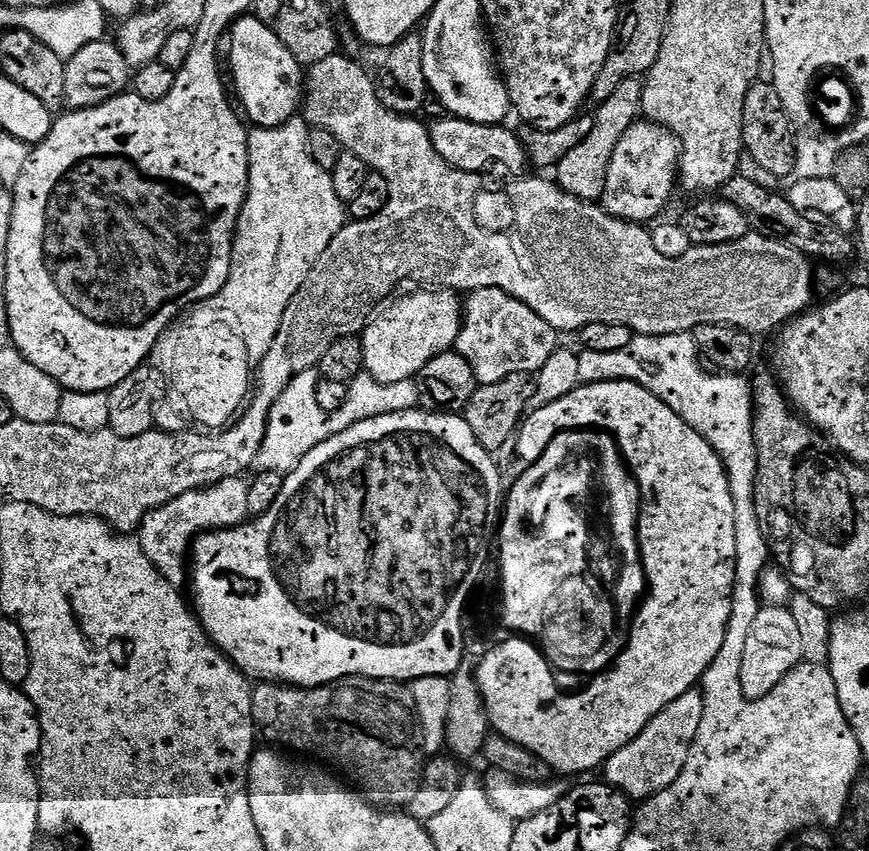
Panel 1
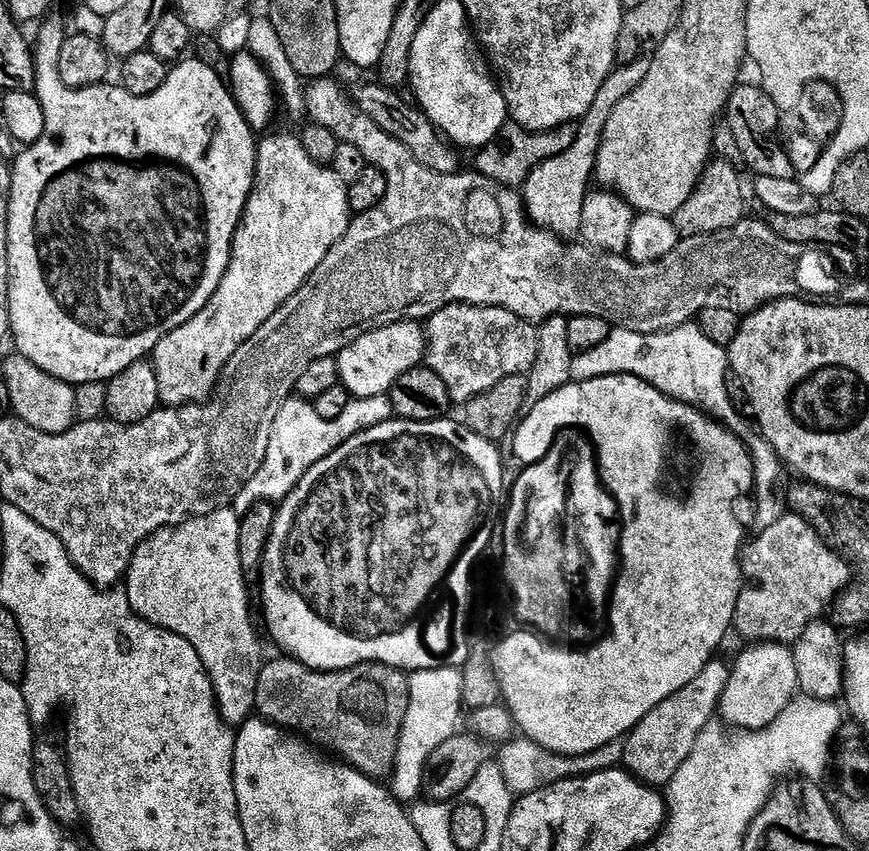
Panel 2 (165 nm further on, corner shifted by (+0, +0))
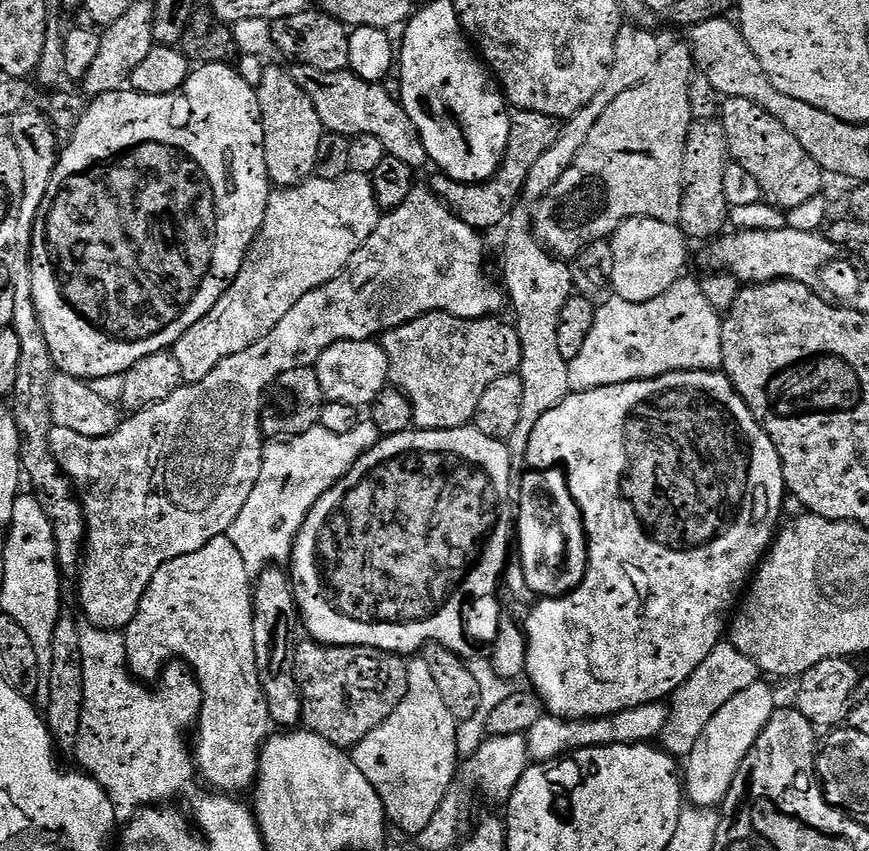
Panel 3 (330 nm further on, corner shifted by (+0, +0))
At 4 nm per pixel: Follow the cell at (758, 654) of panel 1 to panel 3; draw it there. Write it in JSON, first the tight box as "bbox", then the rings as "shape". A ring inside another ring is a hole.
{"bbox":[682,682,778,810],"shape":[[[758,682],[742,694],[734,694],[710,722],[706,722],[706,730],[702,730],[702,738],[698,738],[698,746],[686,758],[688,769],[683,769],[682,784],[686,789],[693,805],[701,810],[712,810],[723,805],[726,794],[734,782],[734,774],[738,774],[738,766],[750,754],[754,742],[758,742],[758,734],[770,722],[770,718],[776,712],[778,701],[772,693],[772,688],[765,682]]]}

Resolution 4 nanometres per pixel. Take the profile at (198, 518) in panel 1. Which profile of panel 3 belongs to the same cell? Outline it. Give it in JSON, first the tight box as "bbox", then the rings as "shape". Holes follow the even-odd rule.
{"bbox":[122,534,270,794],"shape":[[[225,534],[206,542],[206,546],[194,550],[194,554],[182,554],[158,566],[154,578],[150,578],[150,586],[146,586],[146,594],[142,594],[138,614],[134,614],[122,632],[128,670],[135,679],[155,681],[164,667],[173,662],[183,662],[192,669],[202,690],[202,710],[194,729],[194,763],[199,775],[205,776],[213,789],[224,794],[240,794],[236,792],[247,788],[249,791],[255,785],[260,769],[260,749],[270,735],[268,707],[254,654],[252,589],[246,562],[242,562],[238,546]]]}

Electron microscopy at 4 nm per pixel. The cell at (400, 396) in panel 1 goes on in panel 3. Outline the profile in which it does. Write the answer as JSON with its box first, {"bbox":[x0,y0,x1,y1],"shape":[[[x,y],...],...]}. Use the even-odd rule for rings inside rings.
{"bbox":[226,420,381,578],"shape":[[[362,420],[350,434],[330,434],[330,430],[319,426],[306,430],[306,434],[298,434],[291,438],[280,438],[269,443],[264,450],[262,468],[258,474],[258,482],[254,482],[254,490],[250,498],[246,498],[246,506],[238,518],[230,526],[226,535],[238,546],[238,554],[242,554],[242,562],[246,562],[249,577],[255,578],[269,566],[284,566],[292,559],[292,546],[296,543],[296,535],[308,517],[312,507],[343,478],[358,462],[364,452],[368,452],[381,439],[379,430],[370,420]]]}

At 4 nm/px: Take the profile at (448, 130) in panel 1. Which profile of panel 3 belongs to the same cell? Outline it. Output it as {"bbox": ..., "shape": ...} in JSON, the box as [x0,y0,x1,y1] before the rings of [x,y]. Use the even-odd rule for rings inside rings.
{"bbox":[291,66,429,170],"shape":[[[299,66],[291,69],[294,82],[310,98],[318,118],[329,132],[337,132],[349,138],[356,136],[373,136],[384,147],[387,155],[406,162],[414,170],[429,167],[426,146],[422,146],[422,138],[410,122],[406,110],[395,95],[384,89],[383,83],[371,84],[358,78],[351,70],[343,72],[316,72],[313,68]]]}

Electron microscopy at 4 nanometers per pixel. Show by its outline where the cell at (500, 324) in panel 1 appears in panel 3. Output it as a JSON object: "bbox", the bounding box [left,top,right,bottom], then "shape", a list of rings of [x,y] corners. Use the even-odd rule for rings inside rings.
{"bbox":[382,312,522,432],"shape":[[[428,312],[425,316],[414,318],[402,326],[398,326],[394,330],[384,333],[382,337],[382,347],[384,353],[388,355],[389,381],[408,396],[408,401],[412,404],[413,425],[415,425],[417,429],[425,432],[429,432],[430,430],[446,430],[447,428],[465,427],[465,425],[471,421],[474,410],[478,410],[478,398],[482,398],[482,393],[486,391],[486,386],[490,386],[490,382],[494,382],[494,378],[513,375],[513,373],[519,369],[520,363],[522,362],[522,342],[516,333],[515,327],[513,327],[511,323],[503,324],[503,322],[500,321],[500,318],[467,320],[466,318],[451,316],[445,312]]]}

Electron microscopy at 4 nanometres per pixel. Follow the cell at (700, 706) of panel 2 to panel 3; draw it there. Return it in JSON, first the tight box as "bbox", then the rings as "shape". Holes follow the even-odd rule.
{"bbox":[659,642,761,758],"shape":[[[731,642],[719,643],[690,674],[688,680],[671,695],[667,705],[668,721],[660,735],[659,747],[677,758],[687,758],[694,746],[698,746],[698,738],[702,738],[706,722],[710,722],[710,718],[714,718],[714,714],[718,714],[718,710],[722,710],[722,706],[734,698],[734,694],[742,694],[742,690],[757,684],[761,676],[760,667],[746,658],[742,650],[738,650]]]}

